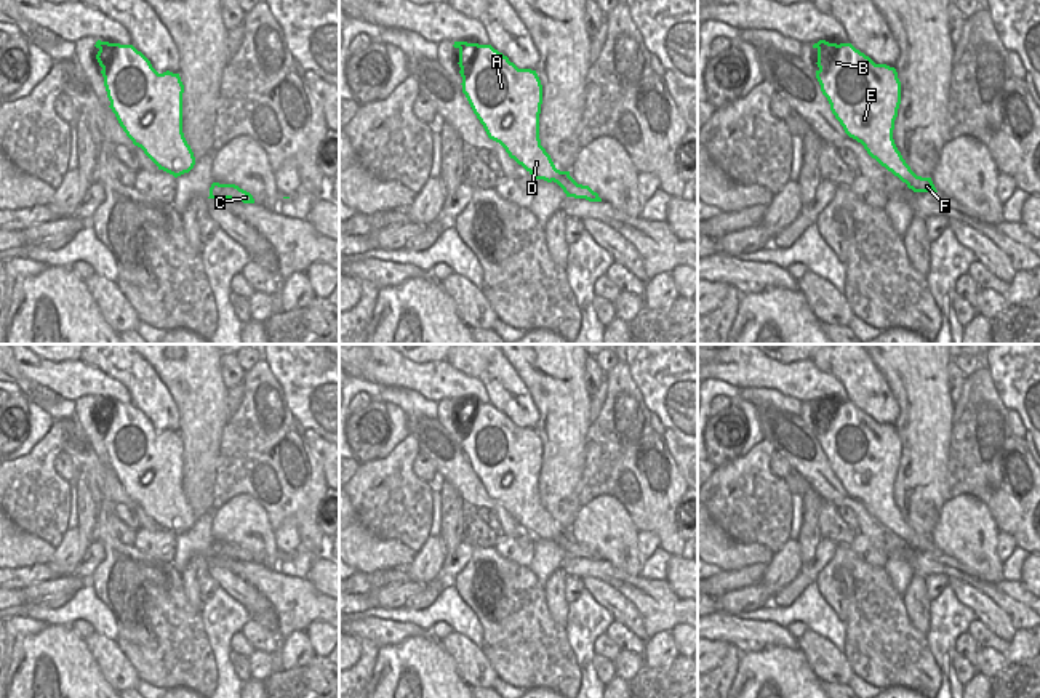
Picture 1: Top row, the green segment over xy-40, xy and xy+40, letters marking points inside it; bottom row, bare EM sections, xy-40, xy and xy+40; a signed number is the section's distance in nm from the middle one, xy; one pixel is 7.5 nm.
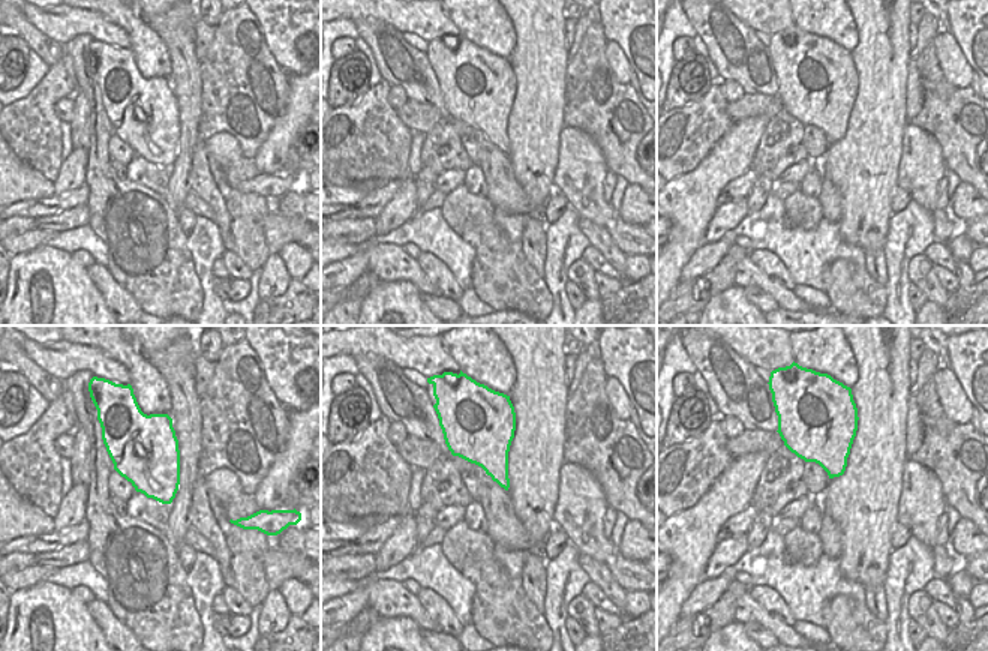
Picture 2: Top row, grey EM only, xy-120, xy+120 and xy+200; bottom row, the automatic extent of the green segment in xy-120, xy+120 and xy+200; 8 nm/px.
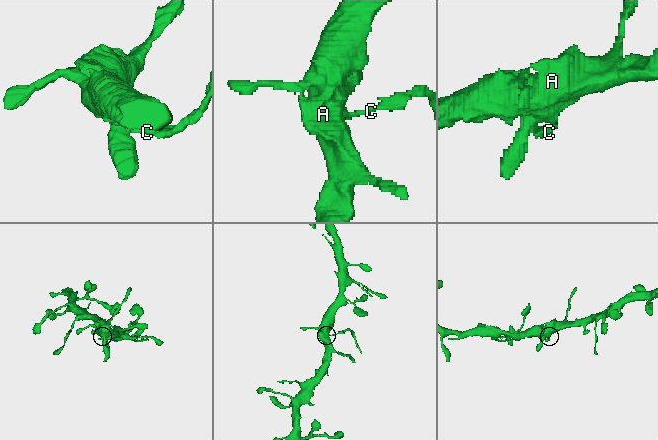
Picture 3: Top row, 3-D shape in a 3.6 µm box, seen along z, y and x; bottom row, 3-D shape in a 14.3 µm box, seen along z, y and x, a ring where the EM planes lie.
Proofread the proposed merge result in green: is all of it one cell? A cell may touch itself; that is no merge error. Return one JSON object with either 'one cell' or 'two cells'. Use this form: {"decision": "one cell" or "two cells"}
{"decision": "two cells"}

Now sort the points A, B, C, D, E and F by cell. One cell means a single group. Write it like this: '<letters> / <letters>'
A B D E / C F

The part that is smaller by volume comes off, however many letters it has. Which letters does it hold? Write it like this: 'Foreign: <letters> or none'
Foreign: C, F

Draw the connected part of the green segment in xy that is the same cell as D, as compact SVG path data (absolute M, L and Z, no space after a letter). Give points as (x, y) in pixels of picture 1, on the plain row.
M454 400L459 408L459 432L462 435L462 451L466 453L474 472L483 483L490 498L499 501L510 517L522 524L536 538L552 541L570 530L555 527L550 514L541 504L539 472L542 463L542 443L531 427L518 427L507 415L491 403Z

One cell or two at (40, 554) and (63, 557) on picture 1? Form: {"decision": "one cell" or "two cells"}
{"decision": "two cells"}

